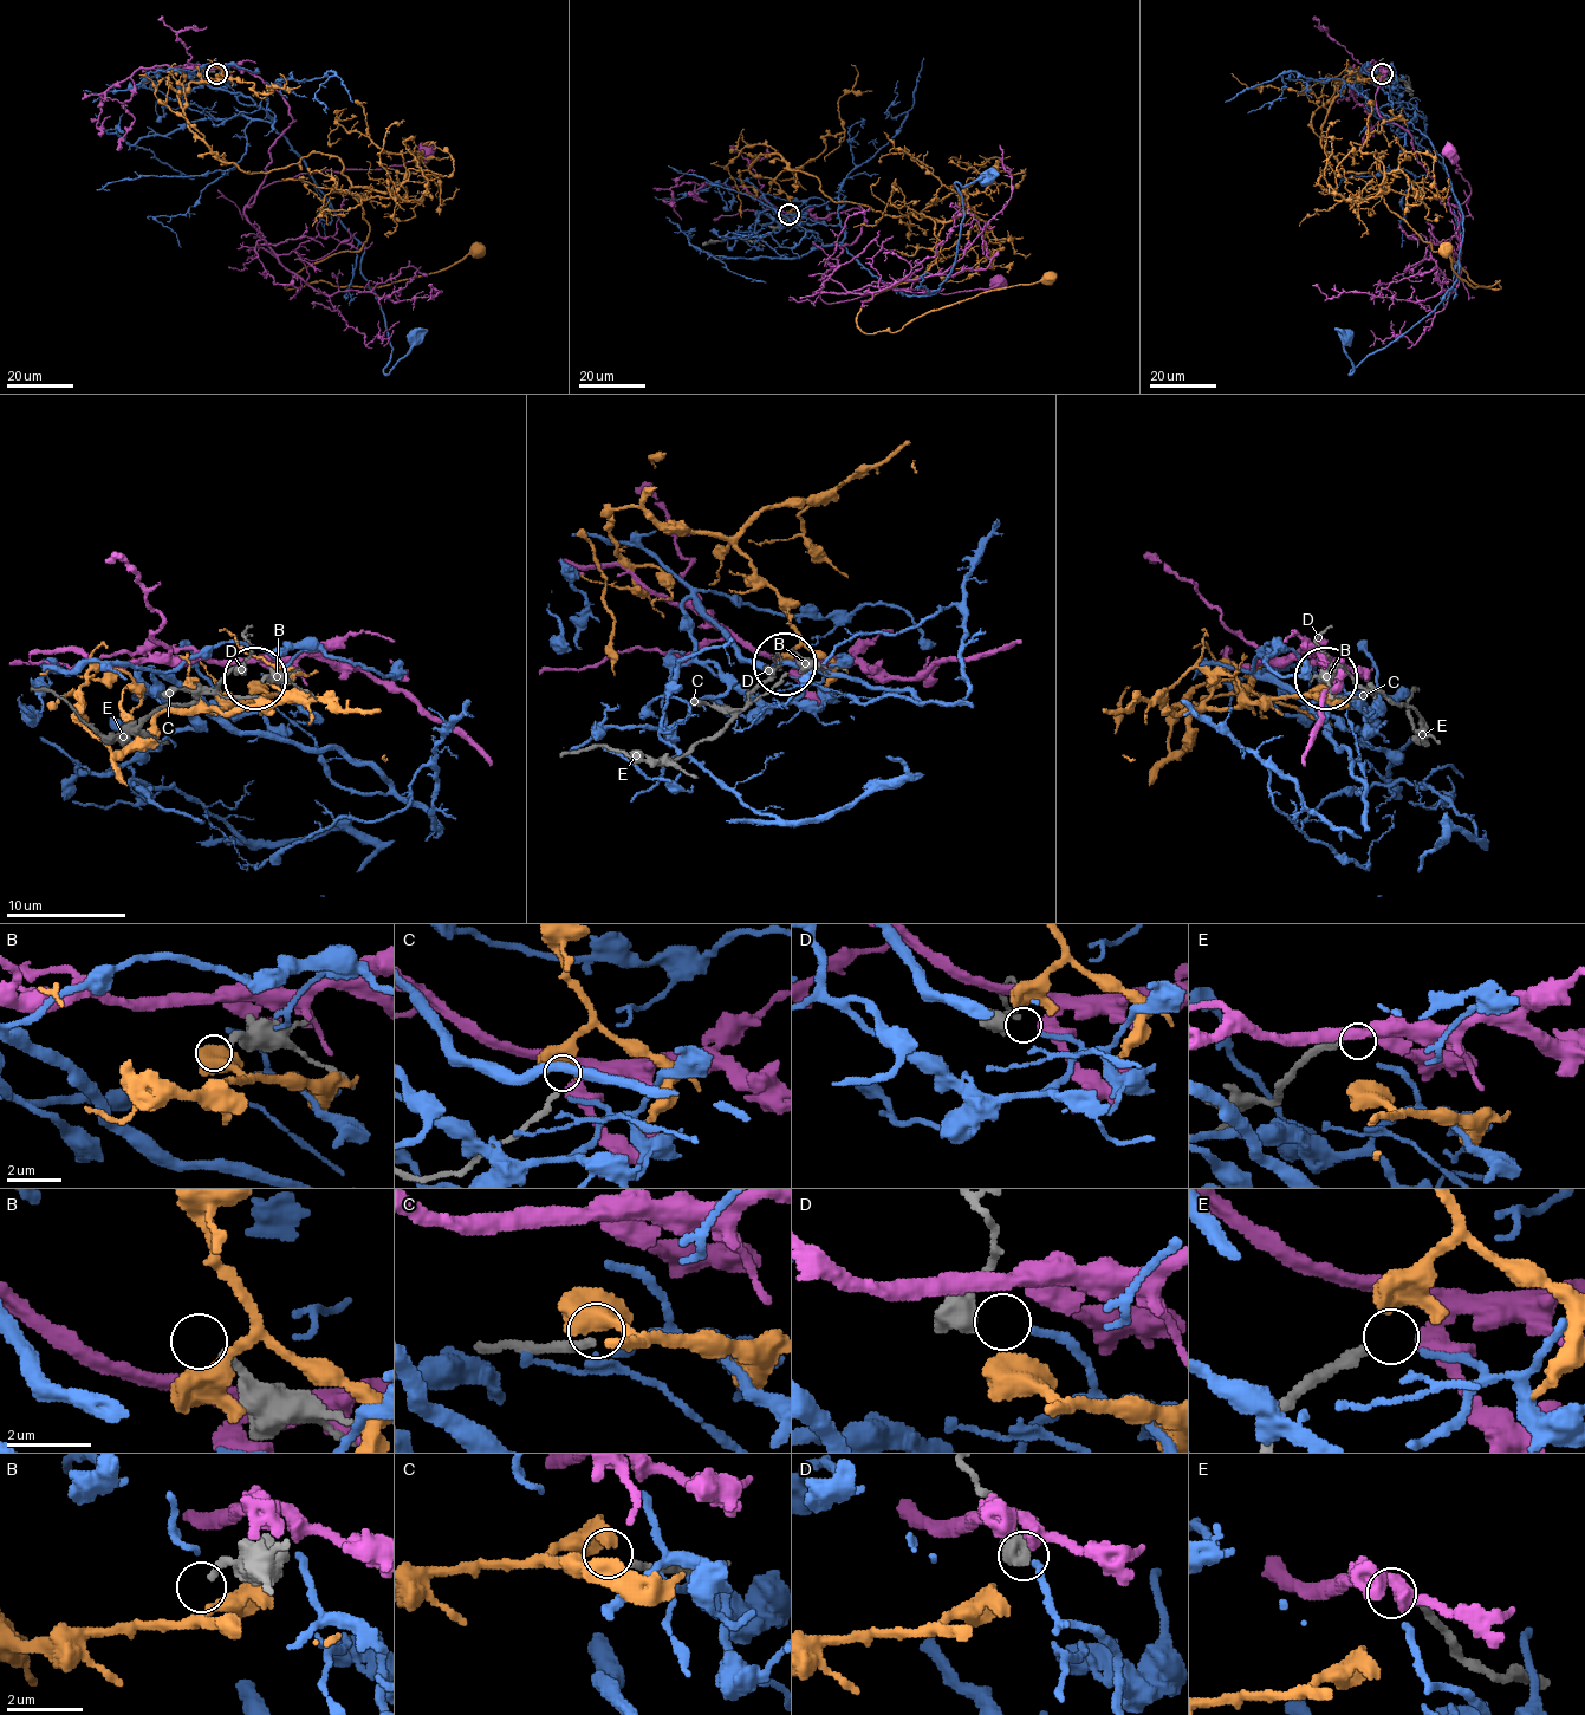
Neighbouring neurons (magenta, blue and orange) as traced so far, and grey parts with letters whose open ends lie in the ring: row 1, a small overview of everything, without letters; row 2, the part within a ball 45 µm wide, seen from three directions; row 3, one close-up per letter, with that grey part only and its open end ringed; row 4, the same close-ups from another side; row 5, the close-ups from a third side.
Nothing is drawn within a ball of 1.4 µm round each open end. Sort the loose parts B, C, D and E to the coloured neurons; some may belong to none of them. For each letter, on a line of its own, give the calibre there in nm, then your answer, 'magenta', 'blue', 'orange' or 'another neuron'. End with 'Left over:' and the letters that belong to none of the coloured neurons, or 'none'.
B: 220 nm thick; another neuron
C: 200 nm thick; orange
D: 400 nm thick; blue
E: 280 nm thick; magenta
Left over: B

